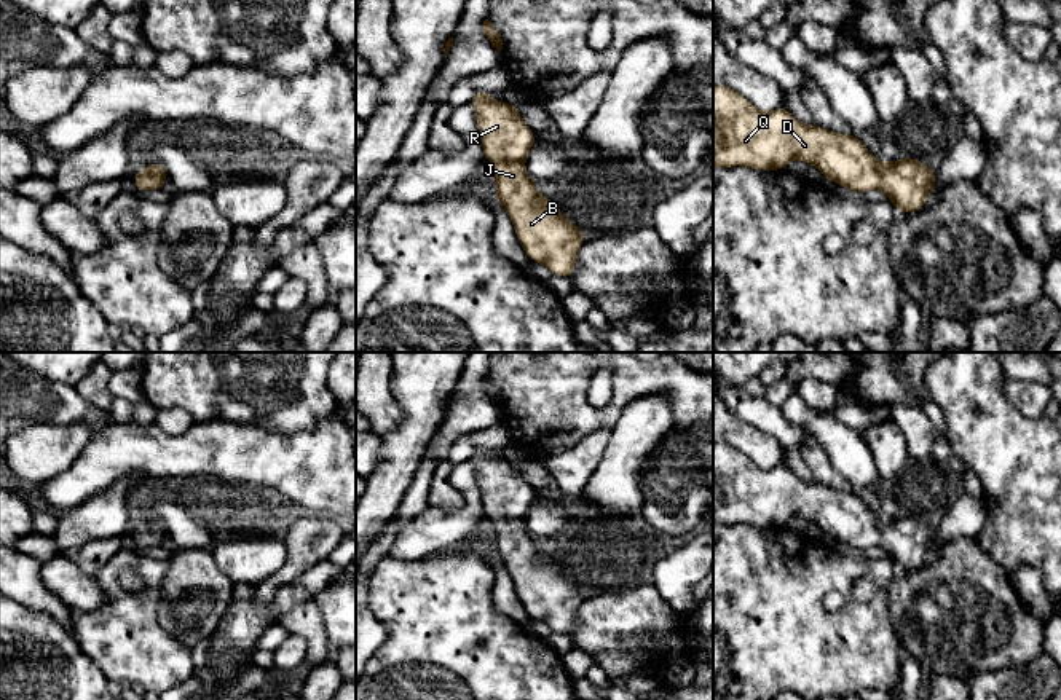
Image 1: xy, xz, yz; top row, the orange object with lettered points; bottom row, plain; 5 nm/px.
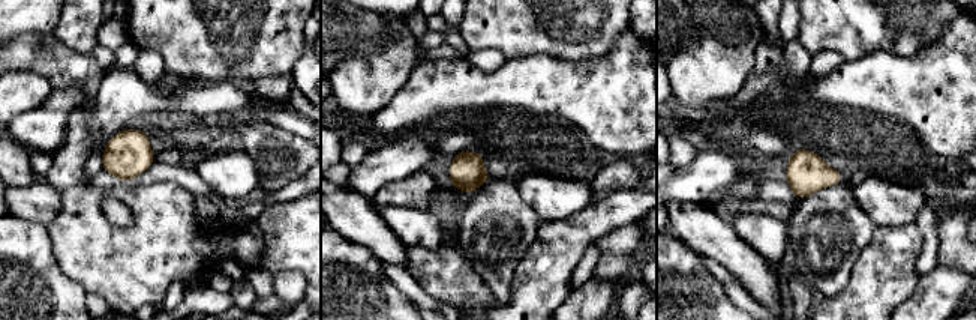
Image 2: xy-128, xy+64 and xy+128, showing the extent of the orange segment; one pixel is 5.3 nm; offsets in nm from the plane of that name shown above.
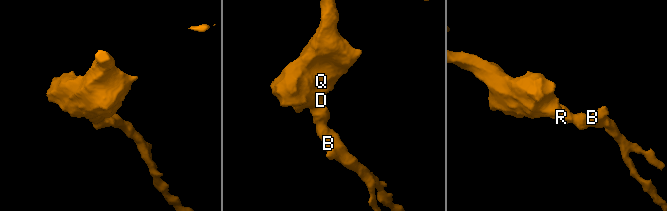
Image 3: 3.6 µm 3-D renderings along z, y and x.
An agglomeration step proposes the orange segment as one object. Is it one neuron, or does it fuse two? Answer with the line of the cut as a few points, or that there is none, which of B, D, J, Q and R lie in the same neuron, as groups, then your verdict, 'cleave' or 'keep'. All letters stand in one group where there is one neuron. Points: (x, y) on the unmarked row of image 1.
no cut | B D J Q R | keep

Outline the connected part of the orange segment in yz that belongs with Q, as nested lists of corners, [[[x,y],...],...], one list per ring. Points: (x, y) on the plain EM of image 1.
[[[713,442],[713,525],[743,523],[758,528],[780,528],[791,517],[814,521],[834,542],[854,550],[882,547],[898,569],[917,569],[925,564],[927,553],[937,545],[935,526],[916,515],[879,520],[852,491],[838,491],[798,478],[785,462],[772,469],[758,467],[740,450]]]

